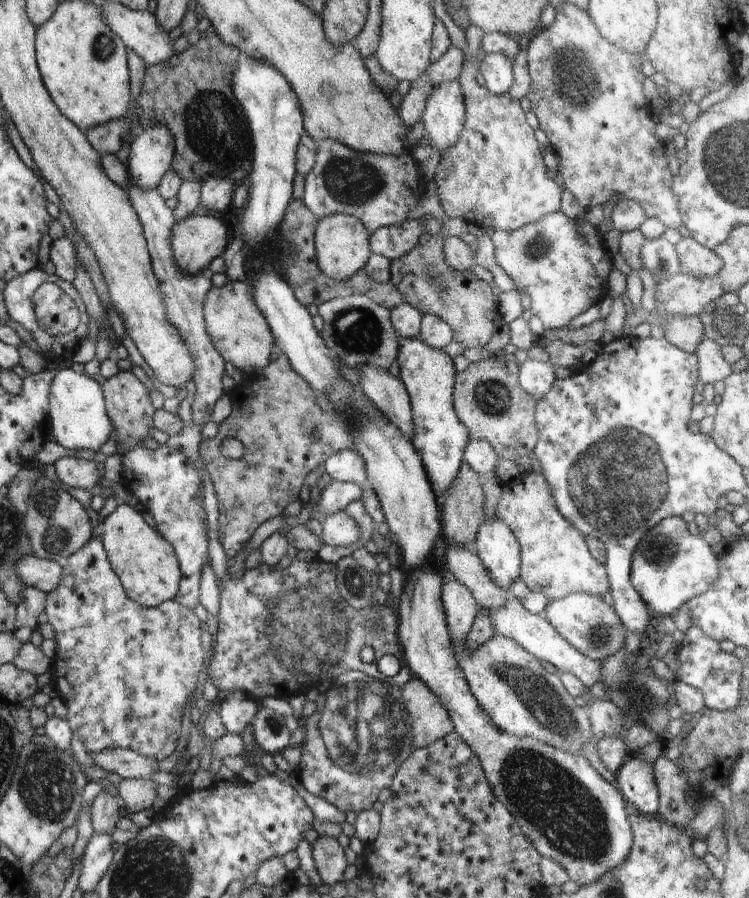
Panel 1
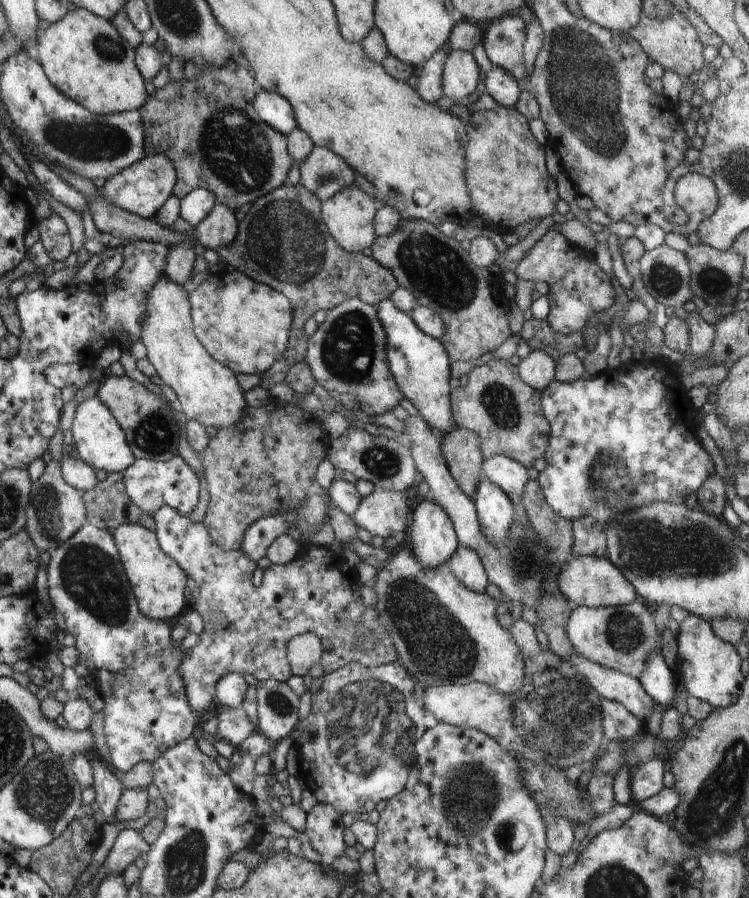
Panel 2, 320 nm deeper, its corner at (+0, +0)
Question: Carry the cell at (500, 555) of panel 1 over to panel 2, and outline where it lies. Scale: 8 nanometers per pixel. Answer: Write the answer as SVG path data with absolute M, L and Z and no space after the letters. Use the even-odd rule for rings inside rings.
M482 475L473 500L484 536L491 543L506 539L508 528L516 520L512 513L514 504L506 493Z

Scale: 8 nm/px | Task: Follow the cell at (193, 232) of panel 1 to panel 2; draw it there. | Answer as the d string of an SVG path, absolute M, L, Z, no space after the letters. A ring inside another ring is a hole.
M216 203L208 216L197 224L196 236L199 243L205 248L215 250L216 247L222 247L232 243L236 236L236 218L232 210L225 204Z

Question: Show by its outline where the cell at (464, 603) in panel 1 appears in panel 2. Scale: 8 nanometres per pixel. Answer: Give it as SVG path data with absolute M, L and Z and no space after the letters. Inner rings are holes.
M458 543L457 549L447 560L454 576L466 588L472 589L474 592L484 593L489 580L483 567L480 557L474 550Z

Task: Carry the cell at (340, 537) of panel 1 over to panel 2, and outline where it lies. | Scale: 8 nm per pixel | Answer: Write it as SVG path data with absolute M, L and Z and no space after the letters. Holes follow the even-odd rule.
M375 488L361 499L352 518L356 526L387 539L408 531L411 511L403 493Z

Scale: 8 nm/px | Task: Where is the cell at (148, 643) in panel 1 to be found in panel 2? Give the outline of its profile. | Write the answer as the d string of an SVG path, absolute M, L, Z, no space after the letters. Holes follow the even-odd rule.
M90 522L84 523L74 536L53 552L47 570L49 599L54 610L64 616L68 632L77 638L78 663L87 666L101 686L105 702L104 730L112 766L128 772L142 760L153 763L175 744L192 737L197 716L192 714L179 672L179 664L183 662L185 654L180 651L180 645L172 645L166 622L154 620L140 612L114 536L107 529L96 528Z

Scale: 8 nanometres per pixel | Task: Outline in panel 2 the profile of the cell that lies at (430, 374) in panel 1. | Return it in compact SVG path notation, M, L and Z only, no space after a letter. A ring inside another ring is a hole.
M391 299L379 302L377 313L386 331L386 358L398 388L434 431L439 435L446 434L454 426L450 402L450 359L446 349L440 340L422 332L411 315L396 308Z

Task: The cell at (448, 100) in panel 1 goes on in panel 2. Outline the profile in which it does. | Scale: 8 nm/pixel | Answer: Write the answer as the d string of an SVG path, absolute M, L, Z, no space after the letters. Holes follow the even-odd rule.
M448 49L443 68L443 94L459 102L475 92L483 76L472 51Z

